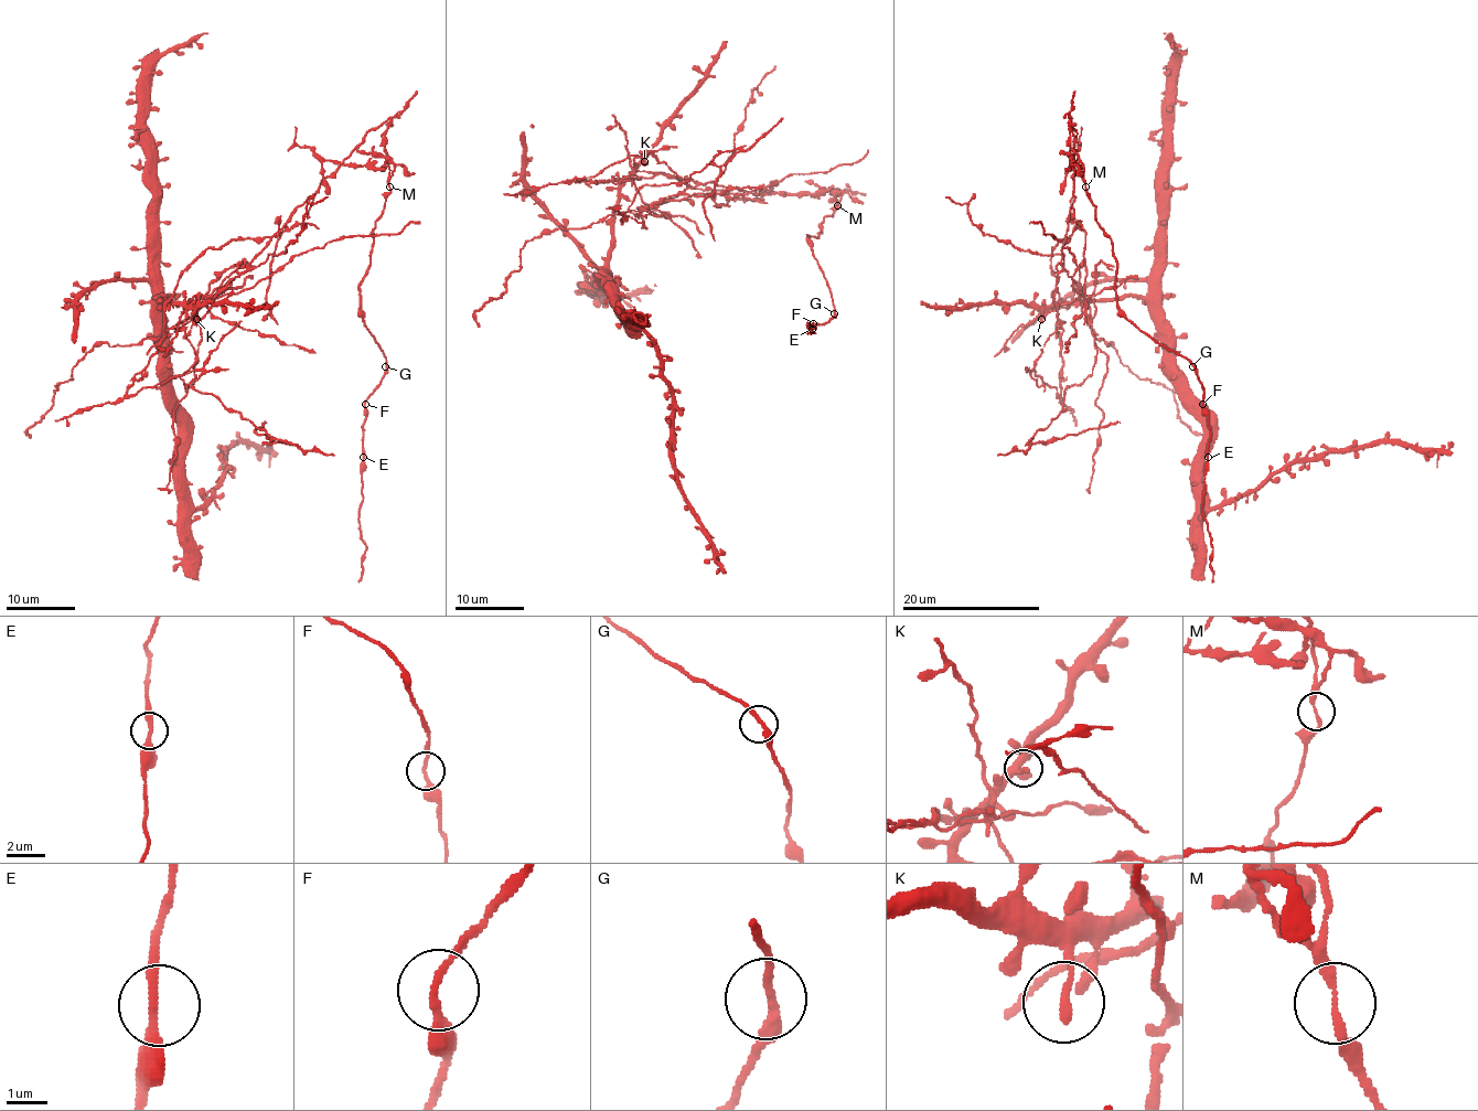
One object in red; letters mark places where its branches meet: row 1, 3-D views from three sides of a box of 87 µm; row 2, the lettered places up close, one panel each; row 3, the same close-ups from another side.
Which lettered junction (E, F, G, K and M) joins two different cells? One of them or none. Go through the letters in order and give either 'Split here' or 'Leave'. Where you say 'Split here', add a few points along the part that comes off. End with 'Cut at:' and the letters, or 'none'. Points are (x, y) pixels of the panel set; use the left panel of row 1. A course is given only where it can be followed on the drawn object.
E: Leave
F: Leave
G: Leave
K: Leave
M: Split here. Course of the part to remove: (389, 187), (384, 121), (249, 268), (197, 311), (197, 359), (181, 378), (287, 444), (255, 429), (267, 423)
Cut at: M

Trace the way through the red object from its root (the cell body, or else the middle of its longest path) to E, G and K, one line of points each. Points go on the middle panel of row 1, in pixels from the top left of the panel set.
E: (703, 189), (815, 198), (836, 189), (837, 206), (824, 219), (818, 237), (809, 235), (834, 314), (812, 329)
G: (703, 189), (815, 198), (836, 189), (837, 206), (824, 219), (818, 237), (809, 235), (834, 313)
K: (703, 189), (687, 188), (665, 173), (632, 171), (617, 179), (625, 179), (644, 161)

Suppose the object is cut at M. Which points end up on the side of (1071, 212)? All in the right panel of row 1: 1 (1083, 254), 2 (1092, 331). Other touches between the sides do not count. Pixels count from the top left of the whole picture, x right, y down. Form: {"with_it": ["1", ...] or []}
{"with_it": ["1", "2"]}

